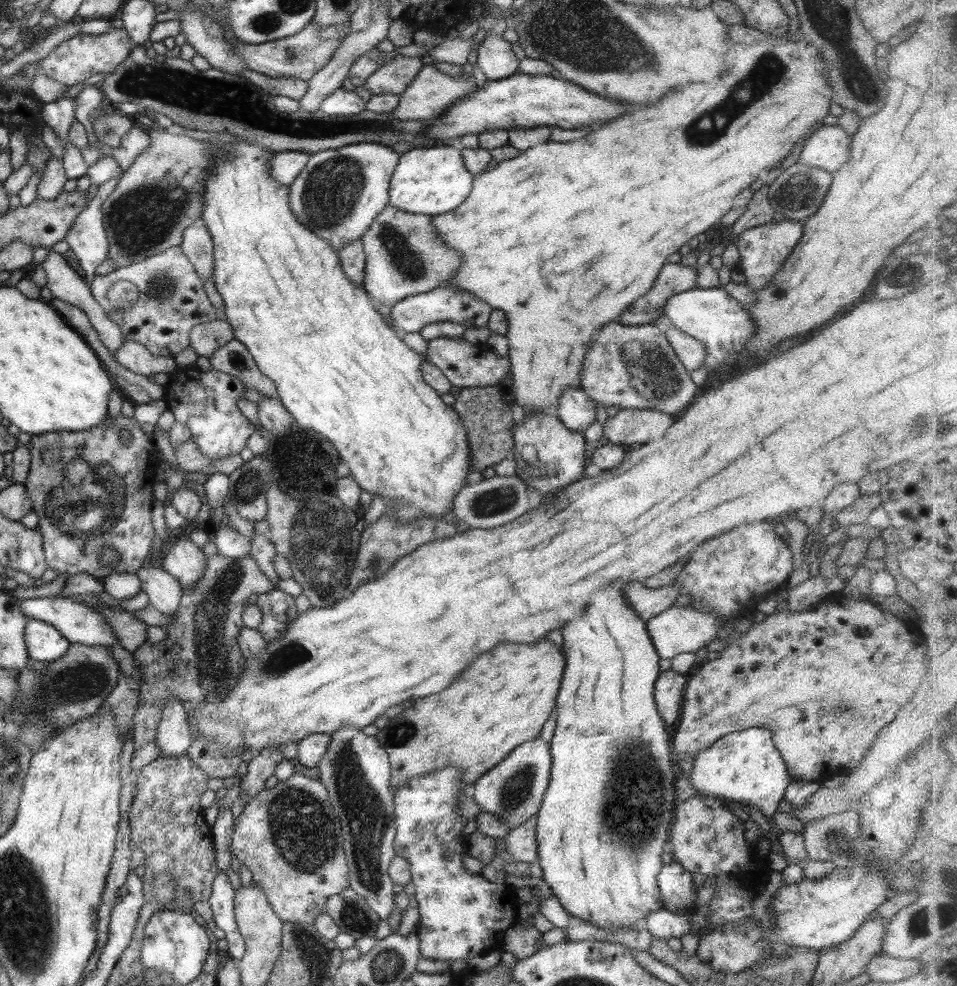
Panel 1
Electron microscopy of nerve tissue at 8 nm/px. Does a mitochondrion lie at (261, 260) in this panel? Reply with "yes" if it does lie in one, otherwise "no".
no

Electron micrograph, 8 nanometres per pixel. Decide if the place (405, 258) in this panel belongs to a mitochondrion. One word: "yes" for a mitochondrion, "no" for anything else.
yes

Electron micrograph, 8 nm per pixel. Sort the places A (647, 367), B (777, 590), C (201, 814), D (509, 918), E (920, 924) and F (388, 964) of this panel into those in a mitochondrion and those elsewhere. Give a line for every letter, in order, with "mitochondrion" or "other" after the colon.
A: mitochondrion
B: other
C: other
D: other
E: mitochondrion
F: mitochondrion

